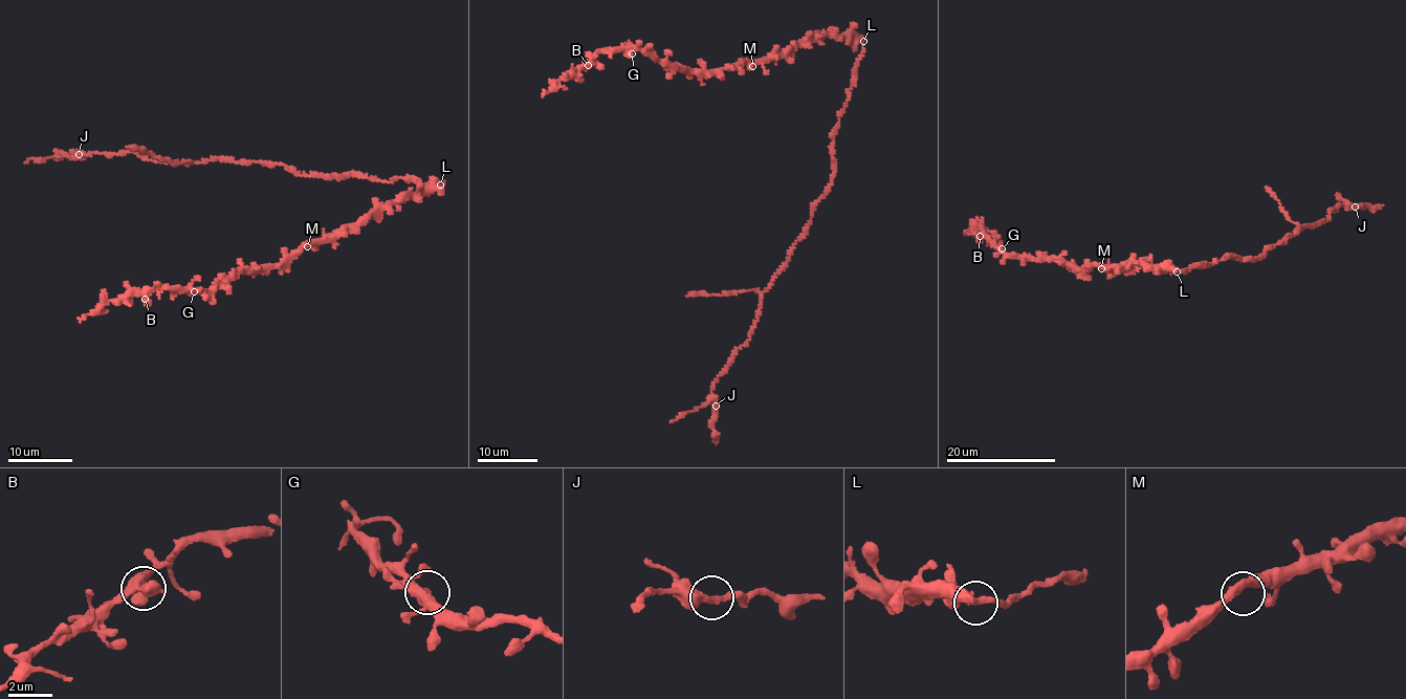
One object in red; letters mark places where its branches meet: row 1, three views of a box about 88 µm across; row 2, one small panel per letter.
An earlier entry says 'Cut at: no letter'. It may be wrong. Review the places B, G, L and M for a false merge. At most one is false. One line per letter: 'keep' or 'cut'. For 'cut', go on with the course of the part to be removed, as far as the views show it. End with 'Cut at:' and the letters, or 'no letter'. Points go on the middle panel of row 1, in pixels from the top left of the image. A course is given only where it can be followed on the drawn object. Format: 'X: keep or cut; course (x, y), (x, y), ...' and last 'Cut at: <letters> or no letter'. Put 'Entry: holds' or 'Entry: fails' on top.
Entry: fails
B: keep
G: keep
L: cut; course (864, 42), (834, 134), (832, 183), (763, 295), (750, 339), (732, 357), (702, 406), (671, 421)
M: keep
Cut at: L

